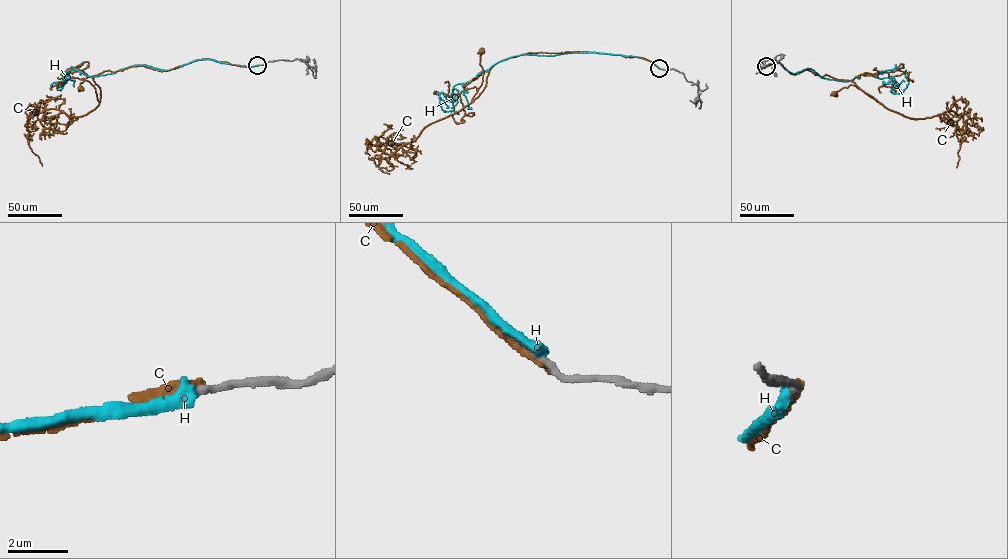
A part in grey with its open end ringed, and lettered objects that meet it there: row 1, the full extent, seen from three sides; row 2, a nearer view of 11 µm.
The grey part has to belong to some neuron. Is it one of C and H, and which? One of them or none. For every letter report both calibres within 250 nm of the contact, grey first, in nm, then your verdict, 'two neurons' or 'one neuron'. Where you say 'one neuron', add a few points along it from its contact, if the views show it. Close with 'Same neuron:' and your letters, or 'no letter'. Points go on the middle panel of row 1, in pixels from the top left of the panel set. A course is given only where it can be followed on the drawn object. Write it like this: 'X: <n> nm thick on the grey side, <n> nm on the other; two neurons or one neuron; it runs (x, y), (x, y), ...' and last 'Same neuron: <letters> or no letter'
C: 260 nm thick on the grey side, 360 nm on the other; two neurons
H: 240 nm thick on the grey side, 420 nm on the other; two neurons
Same neuron: no letter

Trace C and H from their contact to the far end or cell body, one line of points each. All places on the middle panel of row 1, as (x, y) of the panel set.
C: (659, 68), (637, 57), (578, 51), (527, 53), (495, 64), (485, 87), (471, 102), (482, 81), (481, 51)
H: (659, 68), (640, 57), (596, 52), (514, 56), (455, 85), (455, 101), (440, 93), (442, 109), (459, 114)

